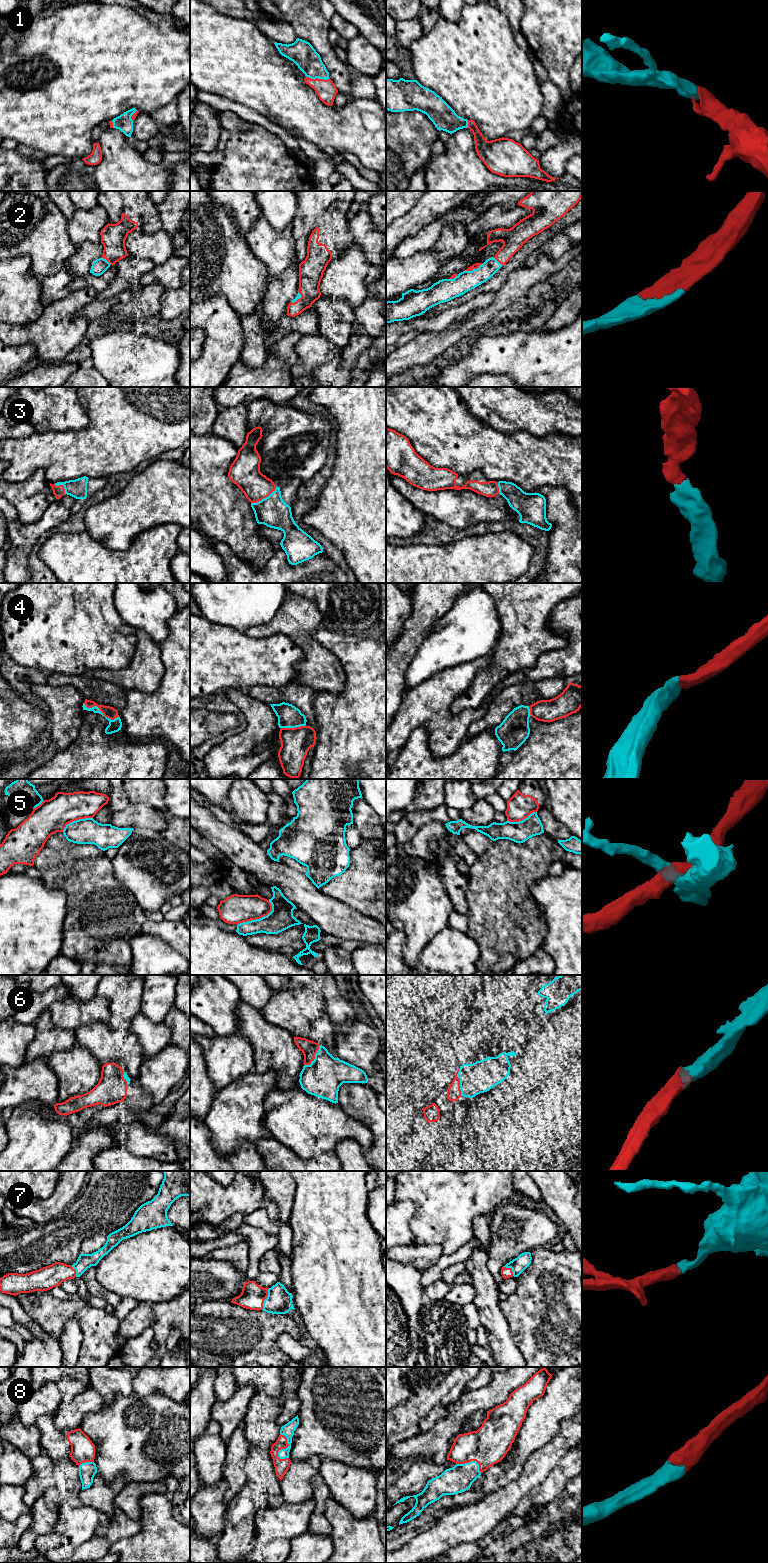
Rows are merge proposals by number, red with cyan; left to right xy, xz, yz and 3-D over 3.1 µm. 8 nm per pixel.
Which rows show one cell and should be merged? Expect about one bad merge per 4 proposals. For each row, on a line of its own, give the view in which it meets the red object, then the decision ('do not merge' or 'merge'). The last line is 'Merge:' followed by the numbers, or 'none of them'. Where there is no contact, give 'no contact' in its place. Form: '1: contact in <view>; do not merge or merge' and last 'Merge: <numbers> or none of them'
1: contact in xz; merge
2: contact in yz; merge
3: contact in xz; merge
4: contact in xy; merge
5: contact in xz; do not merge
6: contact in yz; merge
7: contact in xz; merge
8: contact in xz; merge
Merge: 1, 2, 3, 4, 6, 7, 8

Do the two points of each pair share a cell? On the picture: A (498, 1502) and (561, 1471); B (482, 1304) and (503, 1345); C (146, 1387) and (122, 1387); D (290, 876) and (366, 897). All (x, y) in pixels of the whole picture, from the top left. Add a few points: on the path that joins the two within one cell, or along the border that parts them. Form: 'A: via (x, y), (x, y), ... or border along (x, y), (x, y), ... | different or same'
A: border along (561, 1459), (548, 1476), (528, 1492) | different
B: via (490, 1314), (496, 1325), (498, 1335) | same
C: border along (134, 1377), (132, 1392) | different
D: border along (318, 889), (340, 900) | different

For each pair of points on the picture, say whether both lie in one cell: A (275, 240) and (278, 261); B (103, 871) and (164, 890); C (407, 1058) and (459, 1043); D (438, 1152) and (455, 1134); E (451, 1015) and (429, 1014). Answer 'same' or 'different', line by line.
A: same
B: different
C: different
D: same
E: same

